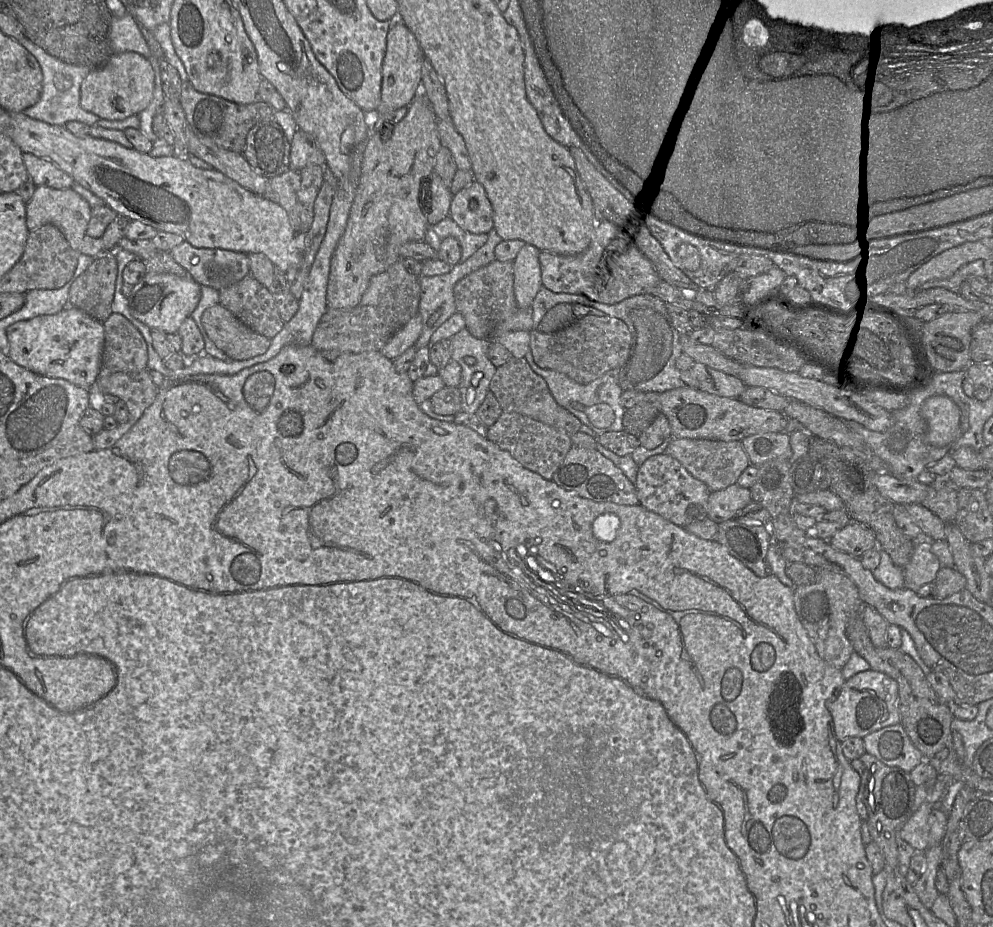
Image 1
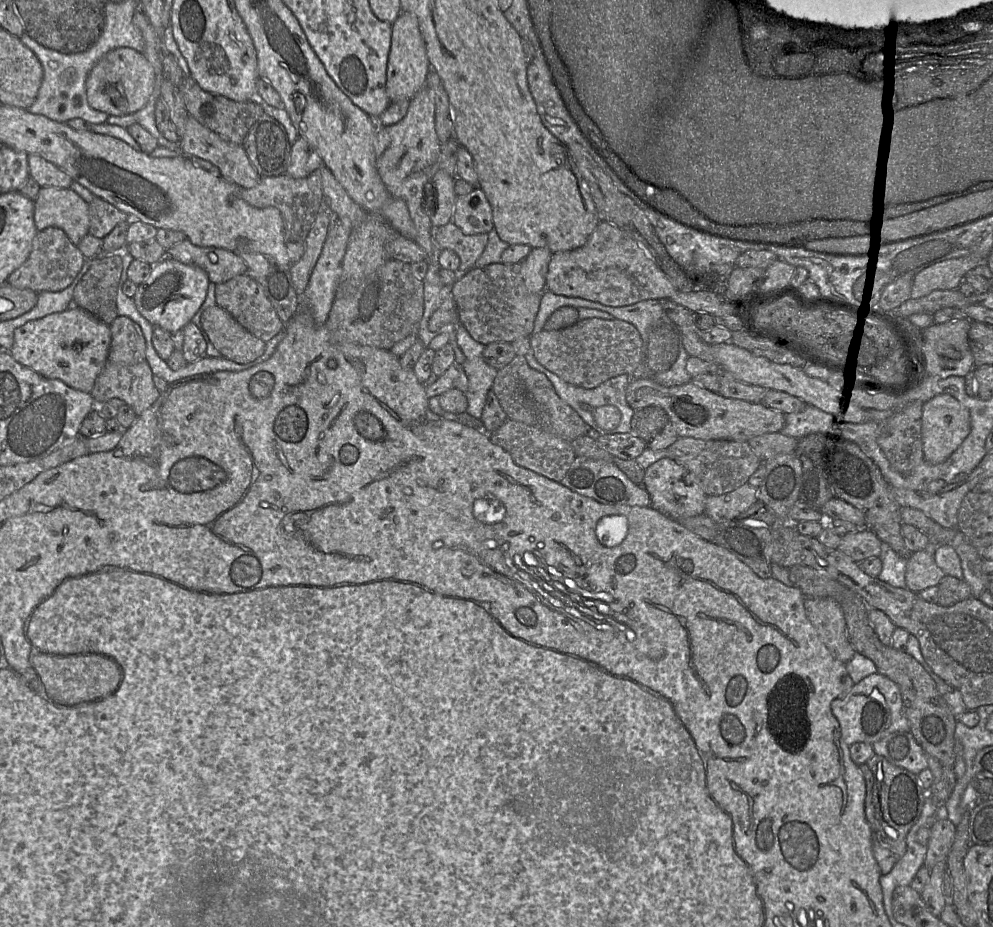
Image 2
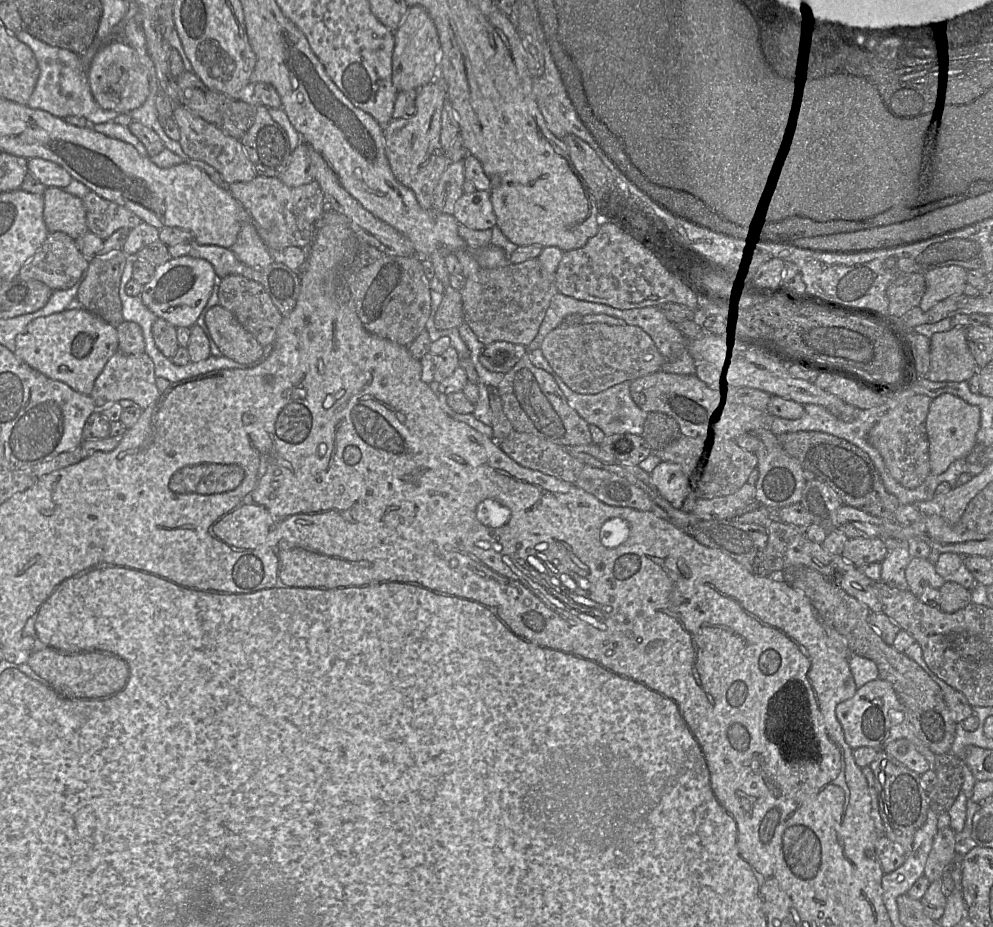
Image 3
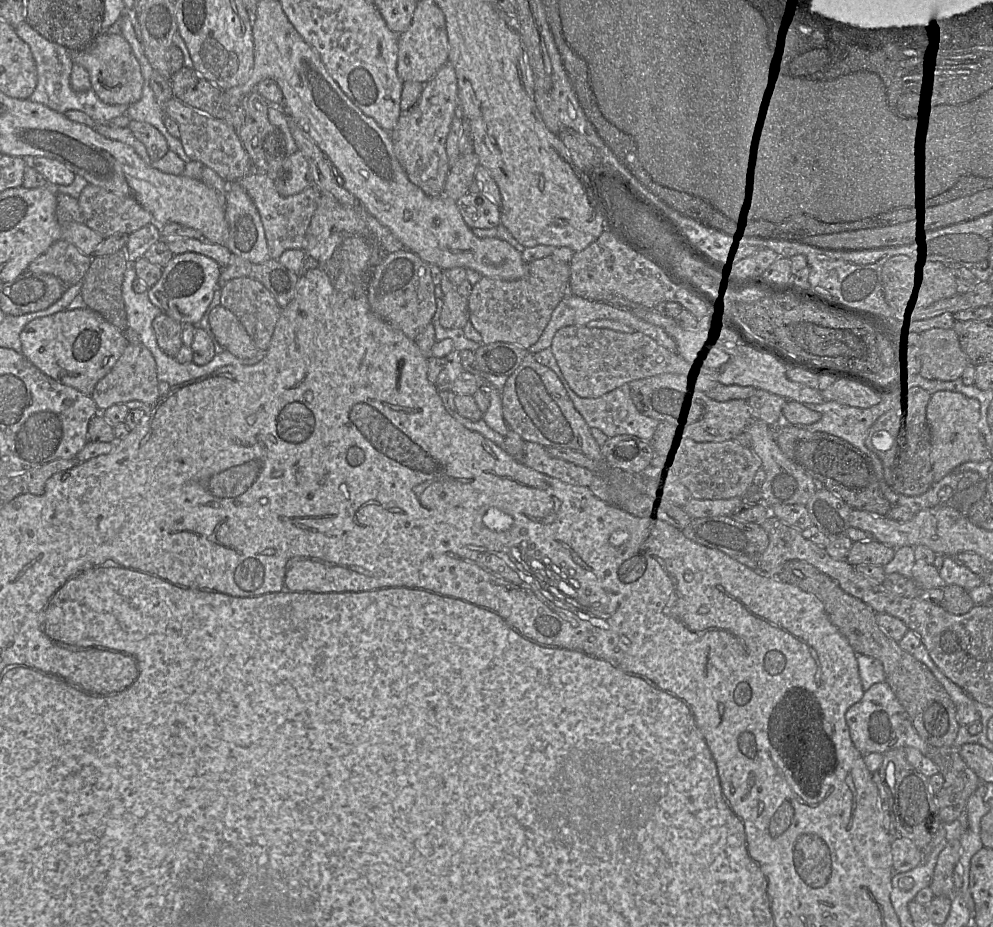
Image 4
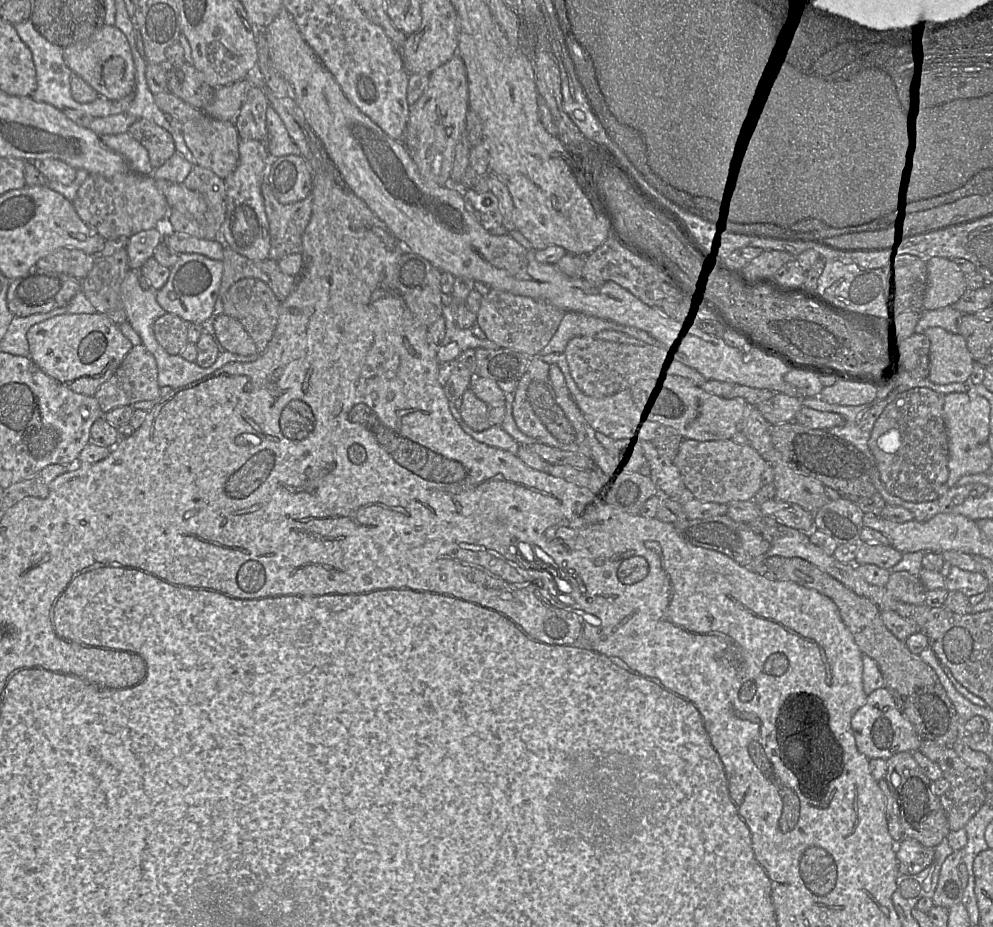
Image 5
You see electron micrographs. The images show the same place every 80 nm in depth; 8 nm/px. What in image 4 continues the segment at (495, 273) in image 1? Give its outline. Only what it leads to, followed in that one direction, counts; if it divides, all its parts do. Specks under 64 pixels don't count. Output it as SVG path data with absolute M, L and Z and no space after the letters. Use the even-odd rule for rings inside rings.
M552 257L528 263L528 273L518 280L482 277L472 286L467 298L469 322L480 333L485 345L502 342L529 349L542 335L559 302L566 295L572 295L569 277L569 263L555 261Z

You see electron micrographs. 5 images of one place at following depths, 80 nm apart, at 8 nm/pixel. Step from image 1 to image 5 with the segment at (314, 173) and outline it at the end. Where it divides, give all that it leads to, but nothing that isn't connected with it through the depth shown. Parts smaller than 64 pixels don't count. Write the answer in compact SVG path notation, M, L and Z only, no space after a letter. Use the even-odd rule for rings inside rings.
M267 179L261 186L261 193L269 224L269 258L279 261L289 254L302 253L302 236L313 209L312 193L301 201L282 204L274 196Z

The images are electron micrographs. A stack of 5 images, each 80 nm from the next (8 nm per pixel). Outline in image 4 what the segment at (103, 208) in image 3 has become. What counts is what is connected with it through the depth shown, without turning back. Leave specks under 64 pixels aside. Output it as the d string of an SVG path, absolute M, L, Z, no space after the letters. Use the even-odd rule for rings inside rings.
M89 183L77 200L82 222L104 239L116 233L131 234L153 222L151 213L136 200Z

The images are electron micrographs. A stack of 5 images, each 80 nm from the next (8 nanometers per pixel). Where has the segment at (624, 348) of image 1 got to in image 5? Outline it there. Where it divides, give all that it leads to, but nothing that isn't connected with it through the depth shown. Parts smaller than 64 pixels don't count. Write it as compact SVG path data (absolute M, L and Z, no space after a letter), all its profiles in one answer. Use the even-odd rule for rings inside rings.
M573 337L567 342L564 354L576 385L585 395L593 398L603 398L629 389L637 381L653 375L686 376L698 386L707 381L697 370L664 347L643 341L639 341L638 344L625 344L593 337Z

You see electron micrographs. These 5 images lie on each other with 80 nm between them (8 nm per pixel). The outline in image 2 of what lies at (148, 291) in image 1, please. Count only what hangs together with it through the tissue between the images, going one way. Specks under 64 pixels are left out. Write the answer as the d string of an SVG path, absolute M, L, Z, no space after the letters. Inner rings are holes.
M167 256L152 266L149 277L138 285L133 301L138 312L152 325L173 333L182 330L203 304L210 284L207 273Z

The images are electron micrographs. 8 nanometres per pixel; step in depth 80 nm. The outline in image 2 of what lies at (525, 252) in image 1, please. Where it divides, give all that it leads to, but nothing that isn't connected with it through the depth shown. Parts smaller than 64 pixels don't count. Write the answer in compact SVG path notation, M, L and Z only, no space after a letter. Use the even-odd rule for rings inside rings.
M534 248L521 262L521 274L529 292L542 294L546 290L546 277L552 254L547 248Z

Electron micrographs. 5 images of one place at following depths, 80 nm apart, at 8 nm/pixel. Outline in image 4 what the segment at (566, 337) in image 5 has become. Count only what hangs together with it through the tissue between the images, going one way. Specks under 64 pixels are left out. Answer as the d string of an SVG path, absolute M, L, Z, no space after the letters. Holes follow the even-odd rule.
M566 295L556 306L554 309L550 321L544 329L542 335L538 339L538 341L529 347L528 351L531 354L537 353L541 350L548 349L551 346L552 340L556 332L566 326L586 326L591 321L599 320L599 319L609 319L618 321L622 324L625 324L631 327L633 330L641 332L652 339L654 339L660 346L663 346L668 351L672 353L677 353L677 345L675 340L669 336L661 327L650 324L639 317L637 317L633 310L630 309L621 309L614 307L607 303L595 302L586 300L581 297L577 297L574 295Z

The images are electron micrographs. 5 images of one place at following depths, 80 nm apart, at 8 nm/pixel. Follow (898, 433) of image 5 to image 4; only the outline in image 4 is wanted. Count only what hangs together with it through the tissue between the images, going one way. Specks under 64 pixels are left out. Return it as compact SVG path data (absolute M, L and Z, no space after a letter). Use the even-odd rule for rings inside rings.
M925 390L903 396L881 415L870 428L867 447L880 458L886 483L897 493L919 496L934 482L931 467L931 436L928 405L932 394Z

